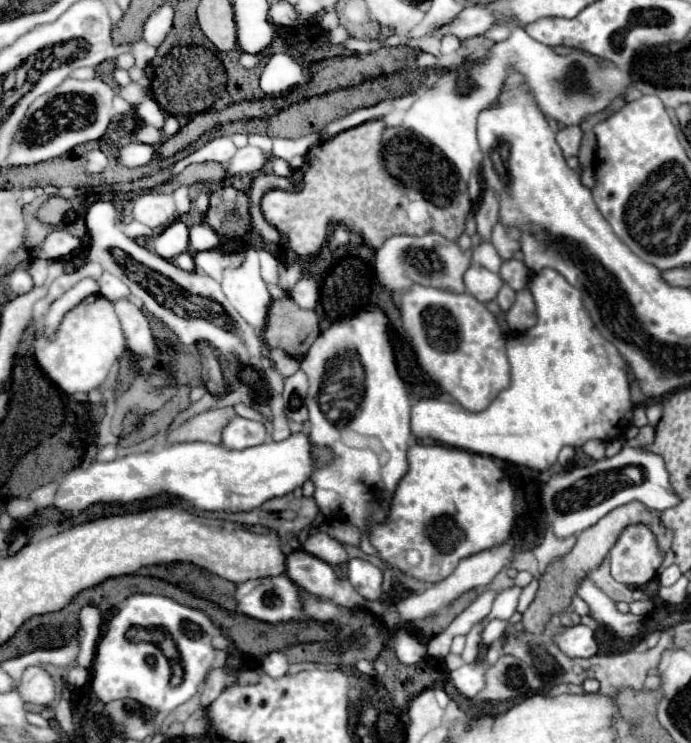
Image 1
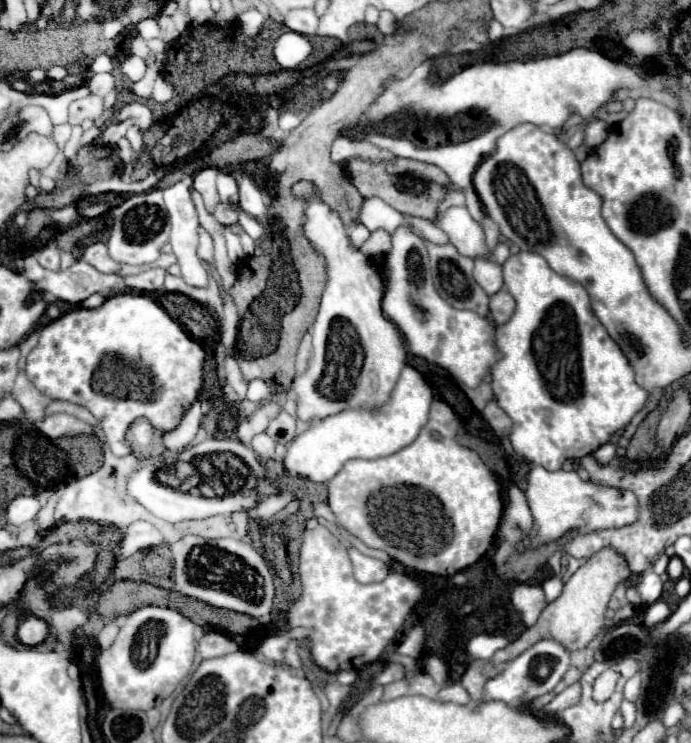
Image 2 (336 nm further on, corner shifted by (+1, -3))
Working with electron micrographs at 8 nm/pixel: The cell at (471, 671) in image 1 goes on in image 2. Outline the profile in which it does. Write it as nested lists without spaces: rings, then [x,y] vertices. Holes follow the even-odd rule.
[[[452,683],[452,685],[444,687],[444,689],[438,693],[438,699],[440,699],[440,701],[460,703],[460,705],[470,703],[470,695],[468,695],[468,691],[464,691],[464,687],[460,687],[460,683]]]

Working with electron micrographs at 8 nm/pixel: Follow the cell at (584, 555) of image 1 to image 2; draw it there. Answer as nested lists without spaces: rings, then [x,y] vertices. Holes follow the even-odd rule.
[[[612,547],[600,549],[564,583],[560,597],[544,607],[536,625],[528,627],[516,641],[512,641],[508,647],[500,649],[492,661],[494,663],[510,661],[516,655],[524,653],[528,647],[532,647],[540,639],[554,639],[572,651],[584,649],[604,629],[604,623],[606,623],[604,613],[606,613],[612,591],[616,589],[616,585],[620,581],[626,581],[630,575],[632,575],[632,571],[630,571],[628,563],[624,563],[622,555],[616,555],[616,551],[612,551]]]

